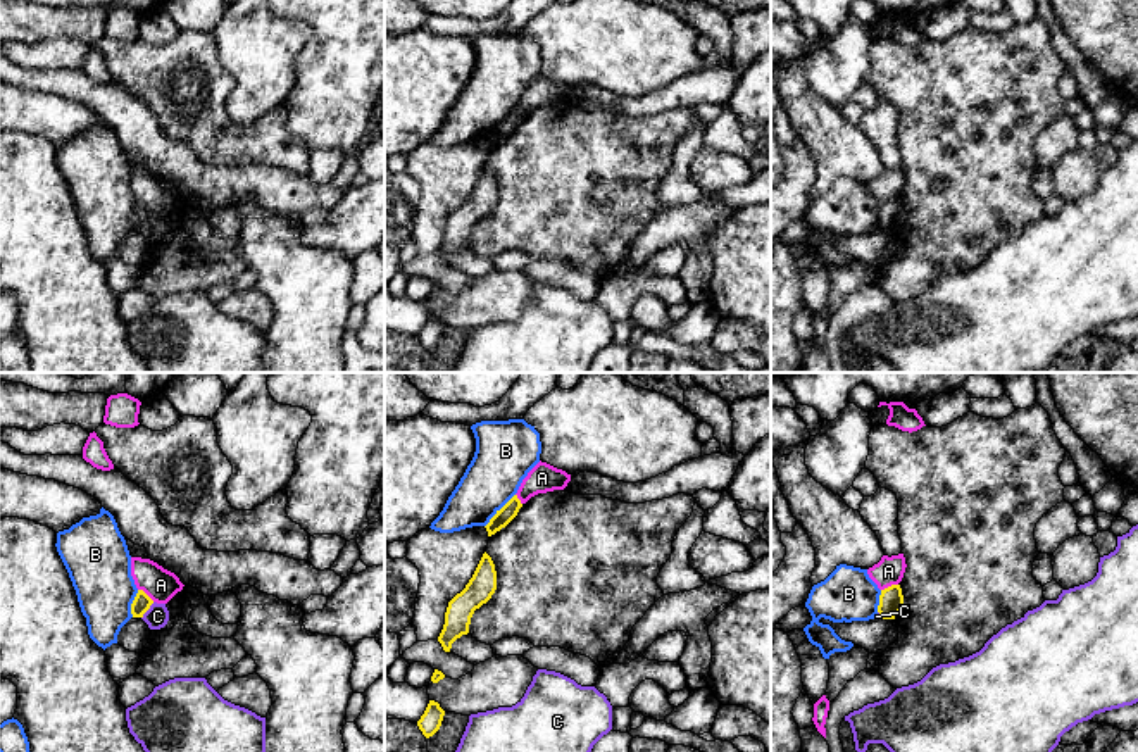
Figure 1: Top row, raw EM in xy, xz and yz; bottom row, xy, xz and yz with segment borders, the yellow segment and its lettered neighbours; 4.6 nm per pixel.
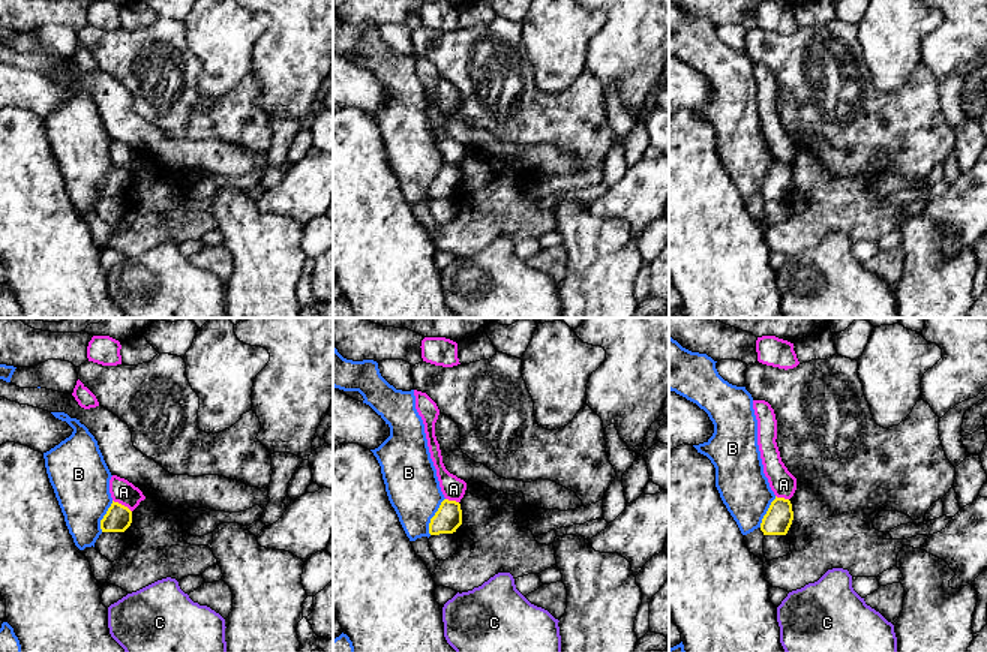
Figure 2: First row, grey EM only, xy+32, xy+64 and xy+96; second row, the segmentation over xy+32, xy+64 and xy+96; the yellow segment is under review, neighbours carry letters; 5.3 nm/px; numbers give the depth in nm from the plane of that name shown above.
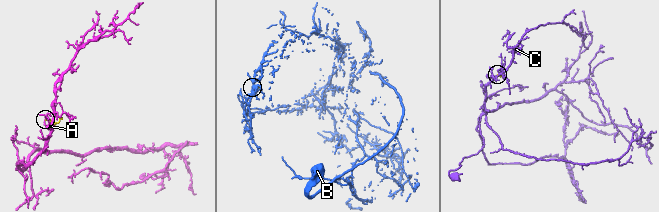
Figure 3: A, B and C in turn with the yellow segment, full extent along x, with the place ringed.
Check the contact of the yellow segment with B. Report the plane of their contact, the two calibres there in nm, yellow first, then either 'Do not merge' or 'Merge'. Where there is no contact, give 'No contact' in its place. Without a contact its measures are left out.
Touches yellow in xz. Thickness 80 nm (yellow) against 260 nm. Merge

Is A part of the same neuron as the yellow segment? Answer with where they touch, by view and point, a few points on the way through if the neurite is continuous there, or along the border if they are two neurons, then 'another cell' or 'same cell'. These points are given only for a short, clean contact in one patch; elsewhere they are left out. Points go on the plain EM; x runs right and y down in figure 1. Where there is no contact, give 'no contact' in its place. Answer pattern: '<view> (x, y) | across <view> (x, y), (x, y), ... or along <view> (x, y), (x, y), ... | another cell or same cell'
yz (888, 200) | along yz (897, 197), (881, 204) | another cell

